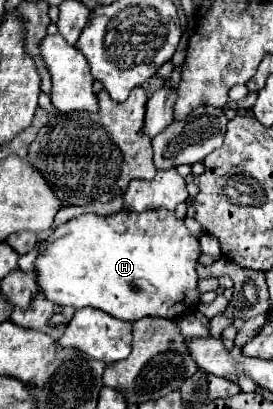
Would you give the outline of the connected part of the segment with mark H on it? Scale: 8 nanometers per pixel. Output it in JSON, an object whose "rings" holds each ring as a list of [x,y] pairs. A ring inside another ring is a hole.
{"rings":[[[156,208],[148,212],[128,212],[122,210],[110,216],[84,214],[68,220],[60,226],[58,240],[44,246],[44,252],[36,258],[38,286],[46,298],[60,306],[98,308],[118,320],[134,322],[146,316],[178,318],[180,314],[196,308],[200,302],[196,262],[202,254],[198,238],[194,238],[184,220],[176,218],[176,212],[166,208]]]}

